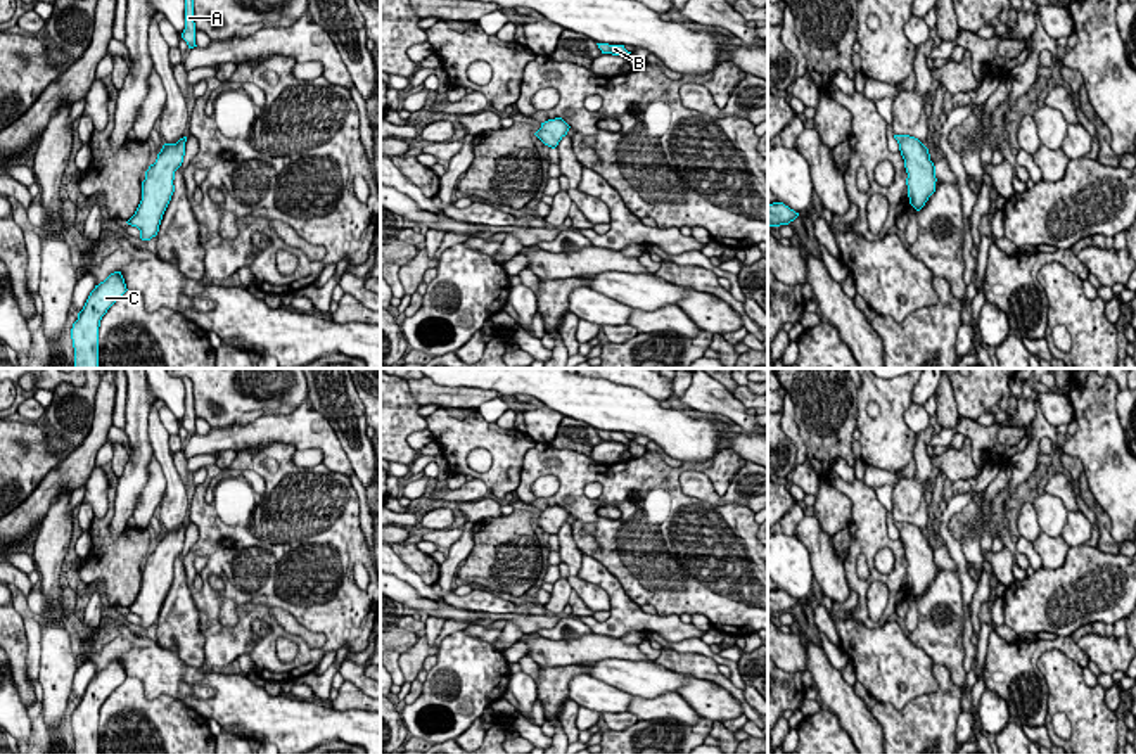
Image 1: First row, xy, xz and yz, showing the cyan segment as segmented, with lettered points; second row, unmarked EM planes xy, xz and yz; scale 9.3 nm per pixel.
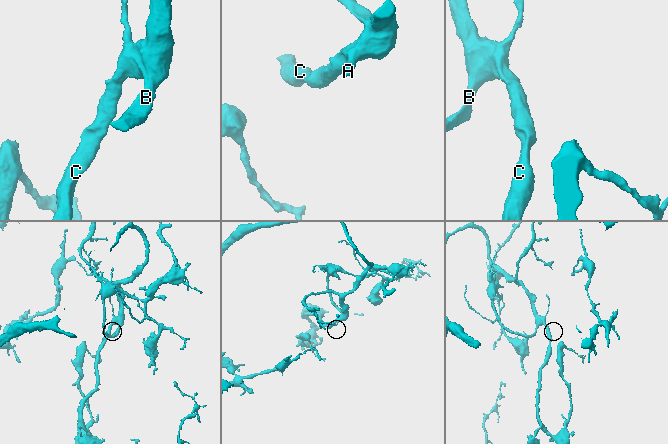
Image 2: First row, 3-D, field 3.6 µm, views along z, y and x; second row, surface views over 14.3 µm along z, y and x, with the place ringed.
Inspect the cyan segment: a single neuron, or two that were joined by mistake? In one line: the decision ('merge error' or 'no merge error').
no merge error

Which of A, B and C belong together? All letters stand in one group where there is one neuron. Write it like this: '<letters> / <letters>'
A B C

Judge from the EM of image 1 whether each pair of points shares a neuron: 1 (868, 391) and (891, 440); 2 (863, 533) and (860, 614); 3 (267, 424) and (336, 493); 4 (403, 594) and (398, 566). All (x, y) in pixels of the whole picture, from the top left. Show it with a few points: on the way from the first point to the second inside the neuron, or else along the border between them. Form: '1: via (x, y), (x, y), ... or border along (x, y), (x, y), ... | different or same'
1: via (882, 400), (891, 408), (891, 426) | same
2: via (853, 554), (851, 576), (861, 588), (861, 594) | same
3: border along (248, 448), (291, 443), (298, 450) | different
4: border along (398, 576), (421, 595), (434, 600) | different

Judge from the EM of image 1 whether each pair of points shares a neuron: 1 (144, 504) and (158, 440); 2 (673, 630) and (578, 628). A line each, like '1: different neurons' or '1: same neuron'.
1: different neurons
2: different neurons

